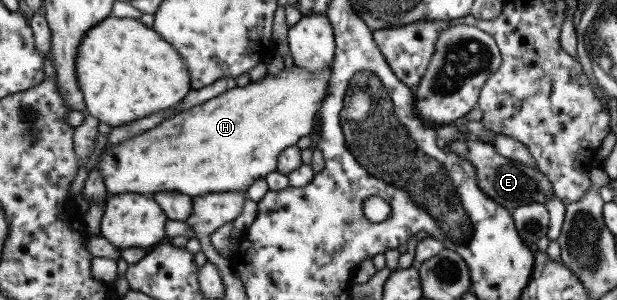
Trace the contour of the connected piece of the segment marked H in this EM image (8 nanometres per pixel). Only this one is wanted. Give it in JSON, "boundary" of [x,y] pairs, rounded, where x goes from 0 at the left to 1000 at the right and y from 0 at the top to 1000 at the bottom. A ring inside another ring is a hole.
{"boundary":[[[475,213],[472,227],[449,250],[434,250],[420,267],[404,273],[394,290],[382,290],[363,307],[344,333],[313,353],[282,383],[246,440],[233,440],[216,453],[178,493],[178,513],[162,527],[159,540],[173,630],[182,647],[198,640],[227,640],[246,647],[250,633],[288,633],[305,653],[324,653],[337,643],[395,640],[418,600],[446,577],[452,560],[455,513],[472,487],[480,487],[486,460],[512,447],[517,413],[517,373],[525,327],[533,320],[533,280],[540,250],[538,223],[502,240],[493,223]]]}

